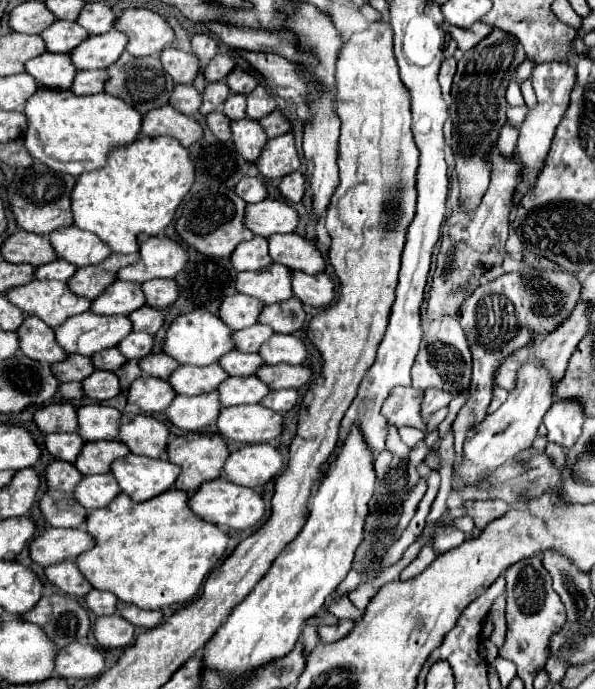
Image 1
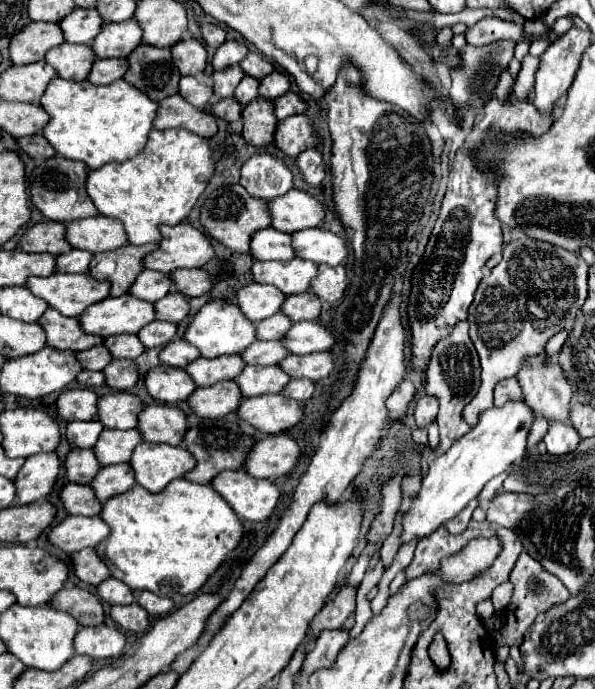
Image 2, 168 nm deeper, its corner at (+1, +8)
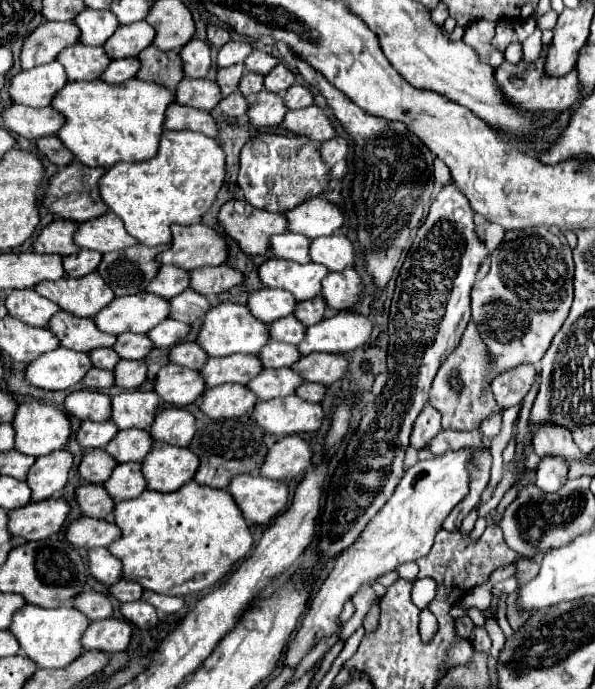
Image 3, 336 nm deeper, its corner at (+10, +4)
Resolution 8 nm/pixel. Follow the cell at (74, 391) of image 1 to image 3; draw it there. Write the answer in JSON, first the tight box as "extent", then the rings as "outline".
{"extent":[82,369,114,389],"outline":[[[90,369],[84,379],[82,379],[84,387],[88,389],[108,389],[114,385],[114,373],[112,371],[104,371],[104,369]]]}

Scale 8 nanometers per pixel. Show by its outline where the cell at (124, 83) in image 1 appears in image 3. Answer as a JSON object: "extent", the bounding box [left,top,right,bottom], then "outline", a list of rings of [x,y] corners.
{"extent":[136,45,182,91],"outline":[[[148,45],[140,55],[140,71],[136,73],[136,79],[154,81],[170,91],[178,87],[182,81],[182,63],[178,57],[178,49],[172,51],[160,51],[154,45]]]}

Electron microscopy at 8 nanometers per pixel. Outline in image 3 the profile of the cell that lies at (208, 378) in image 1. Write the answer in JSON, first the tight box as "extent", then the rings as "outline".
{"extent":[200,355,262,387],"outline":[[[228,355],[220,359],[208,359],[200,369],[206,387],[216,387],[224,383],[248,383],[260,373],[262,365],[256,355]]]}

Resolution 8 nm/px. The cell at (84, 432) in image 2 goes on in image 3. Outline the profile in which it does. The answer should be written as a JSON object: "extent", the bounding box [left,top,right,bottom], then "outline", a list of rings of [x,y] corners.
{"extent":[76,421,118,449],"outline":[[[84,421],[80,429],[76,431],[76,439],[80,447],[84,449],[96,449],[96,447],[106,447],[108,441],[118,433],[118,427],[112,421],[102,421],[102,423],[92,423]]]}

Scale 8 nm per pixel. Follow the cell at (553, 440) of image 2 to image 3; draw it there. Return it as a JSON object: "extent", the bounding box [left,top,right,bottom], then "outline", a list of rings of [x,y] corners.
{"extent":[536,455,568,491],"outline":[[[554,455],[540,459],[538,471],[536,471],[536,487],[542,491],[558,491],[566,483],[568,465],[564,459],[556,459]]]}

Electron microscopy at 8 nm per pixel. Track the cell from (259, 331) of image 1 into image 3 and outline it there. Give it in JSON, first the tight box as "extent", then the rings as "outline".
{"extent":[268,315,304,345],"outline":[[[294,315],[272,321],[268,325],[268,329],[270,329],[270,337],[276,341],[282,341],[282,343],[298,345],[304,339],[304,325]]]}

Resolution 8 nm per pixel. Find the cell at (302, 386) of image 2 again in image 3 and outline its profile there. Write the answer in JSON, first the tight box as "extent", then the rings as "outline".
{"extent":[296,383,326,403],"outline":[[[302,383],[298,389],[296,389],[296,395],[304,401],[312,401],[312,403],[320,403],[322,397],[324,397],[324,391],[326,387],[320,385],[320,383]]]}

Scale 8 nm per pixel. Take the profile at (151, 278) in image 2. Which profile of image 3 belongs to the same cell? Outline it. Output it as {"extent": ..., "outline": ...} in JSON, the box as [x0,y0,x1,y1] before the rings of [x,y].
{"extent":[146,265,188,299],"outline":[[[162,265],[160,271],[156,273],[156,279],[148,283],[146,291],[152,291],[154,295],[160,295],[162,299],[172,299],[184,289],[188,289],[188,273],[178,267]]]}

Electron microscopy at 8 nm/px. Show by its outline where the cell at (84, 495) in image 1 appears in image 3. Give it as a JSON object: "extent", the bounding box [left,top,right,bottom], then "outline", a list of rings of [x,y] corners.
{"extent":[104,463,146,503],"outline":[[[140,463],[116,465],[116,471],[112,471],[110,479],[104,483],[104,489],[108,491],[108,495],[112,495],[116,503],[138,497],[146,489]]]}

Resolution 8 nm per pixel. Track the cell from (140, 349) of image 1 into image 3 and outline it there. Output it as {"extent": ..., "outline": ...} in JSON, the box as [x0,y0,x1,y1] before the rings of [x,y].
{"extent":[146,319,190,347],"outline":[[[166,319],[164,323],[158,323],[146,335],[154,343],[154,347],[170,347],[170,345],[176,345],[176,343],[184,341],[188,331],[190,331],[190,325],[178,323],[174,319]]]}

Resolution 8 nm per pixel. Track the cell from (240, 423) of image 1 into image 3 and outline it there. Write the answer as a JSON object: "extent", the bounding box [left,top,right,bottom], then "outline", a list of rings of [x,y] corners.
{"extent":[252,395,324,435],"outline":[[[296,395],[256,403],[252,419],[268,433],[294,435],[316,431],[322,425],[324,411],[316,403],[298,399]]]}

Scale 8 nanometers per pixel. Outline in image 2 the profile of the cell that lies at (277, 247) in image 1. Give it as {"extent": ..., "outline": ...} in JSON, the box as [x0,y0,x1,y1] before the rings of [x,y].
{"extent":[293,227,349,267],"outline":[[[319,227],[293,233],[293,249],[301,259],[313,261],[317,265],[325,263],[331,267],[341,265],[349,255],[347,239]]]}

